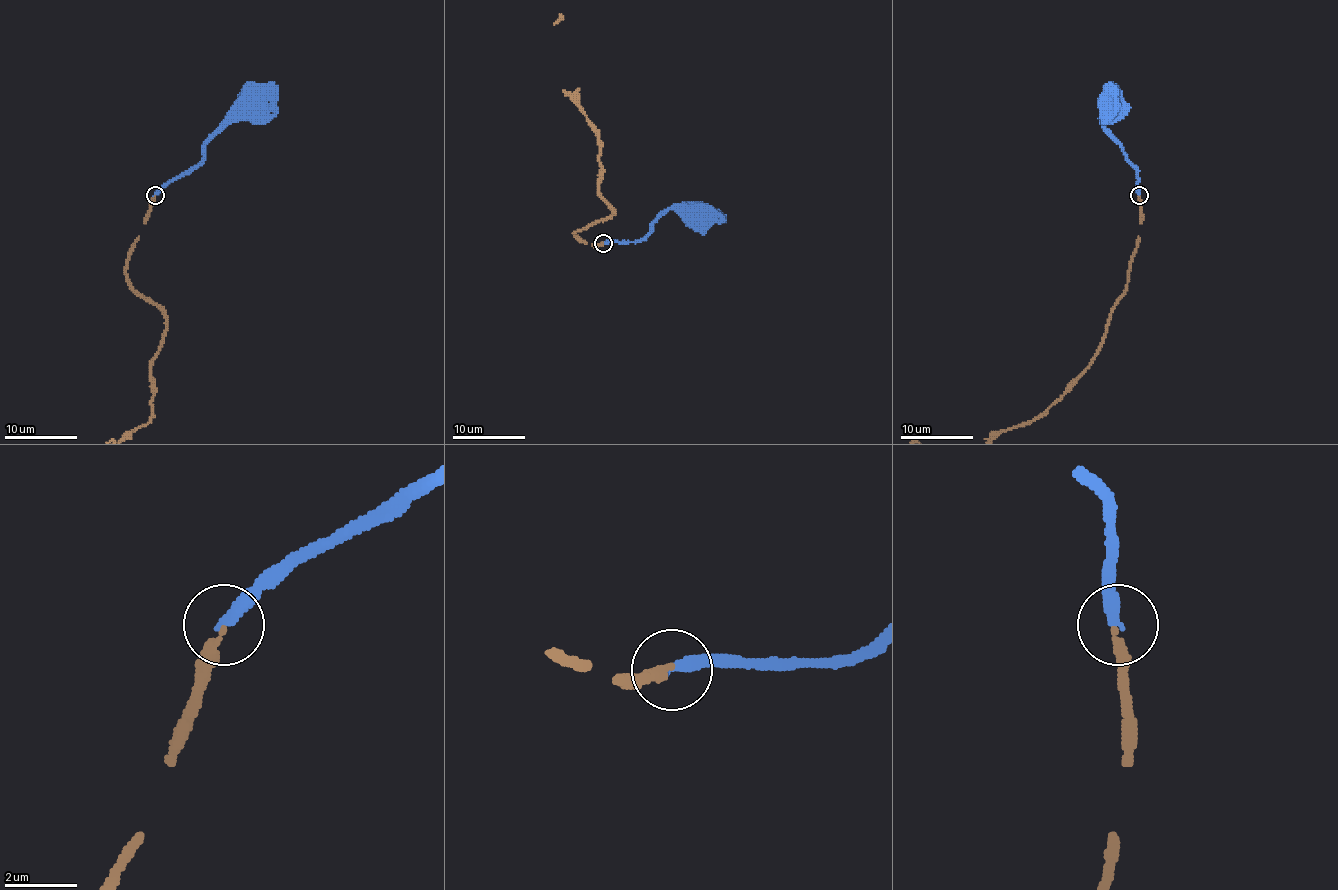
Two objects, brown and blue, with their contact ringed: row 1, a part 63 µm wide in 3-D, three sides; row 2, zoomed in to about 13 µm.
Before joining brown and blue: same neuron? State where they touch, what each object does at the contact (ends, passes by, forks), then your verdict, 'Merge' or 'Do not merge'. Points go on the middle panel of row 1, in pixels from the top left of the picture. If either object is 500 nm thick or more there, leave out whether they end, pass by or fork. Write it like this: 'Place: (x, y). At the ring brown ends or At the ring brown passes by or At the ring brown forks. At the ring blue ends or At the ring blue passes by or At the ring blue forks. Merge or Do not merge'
Place: (603, 243). At the ring brown ends. At the ring blue ends. Merge

